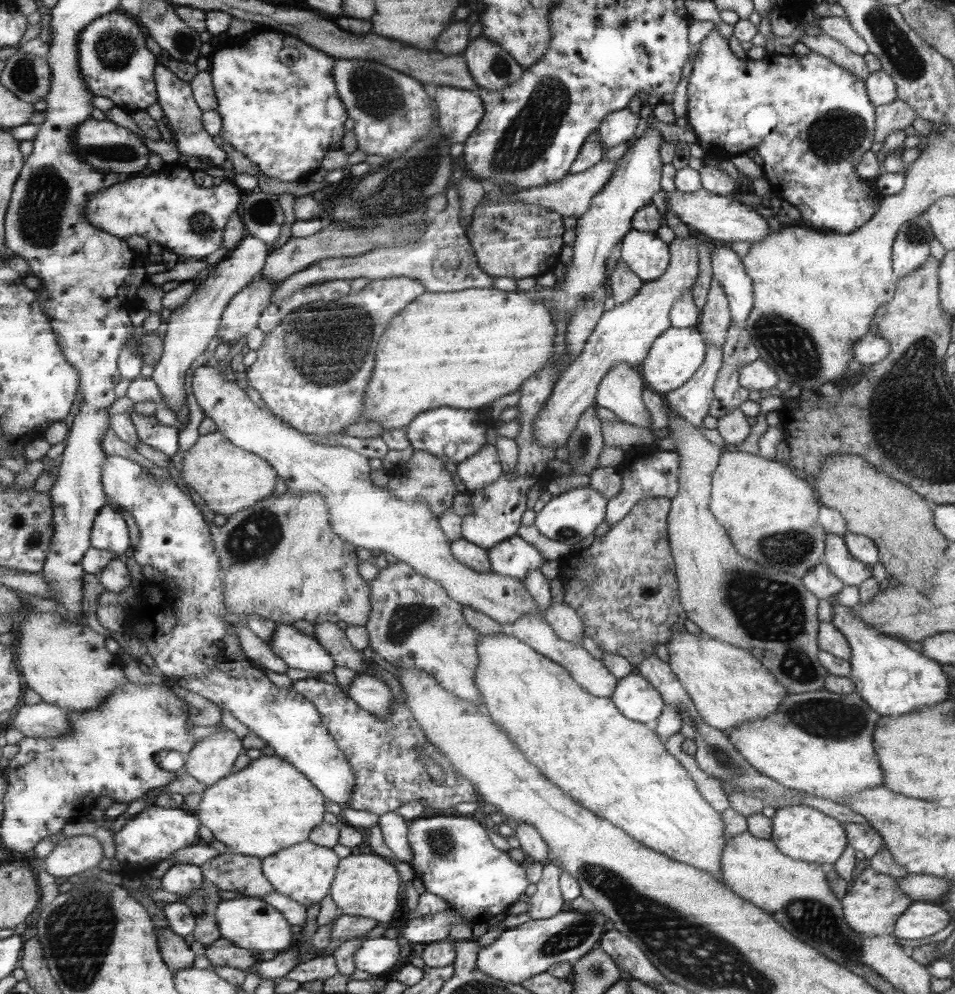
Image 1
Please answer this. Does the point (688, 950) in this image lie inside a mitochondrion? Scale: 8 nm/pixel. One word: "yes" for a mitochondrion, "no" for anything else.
yes

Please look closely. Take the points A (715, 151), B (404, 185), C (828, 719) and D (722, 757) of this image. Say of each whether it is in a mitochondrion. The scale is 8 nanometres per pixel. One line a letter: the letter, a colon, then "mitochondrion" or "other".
A: other
B: mitochondrion
C: mitochondrion
D: mitochondrion

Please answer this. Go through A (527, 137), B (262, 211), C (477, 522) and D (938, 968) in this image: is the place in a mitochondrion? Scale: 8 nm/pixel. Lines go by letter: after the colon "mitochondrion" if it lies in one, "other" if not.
A: mitochondrion
B: mitochondrion
C: other
D: other

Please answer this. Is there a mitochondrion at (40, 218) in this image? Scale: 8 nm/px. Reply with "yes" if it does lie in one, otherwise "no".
yes

